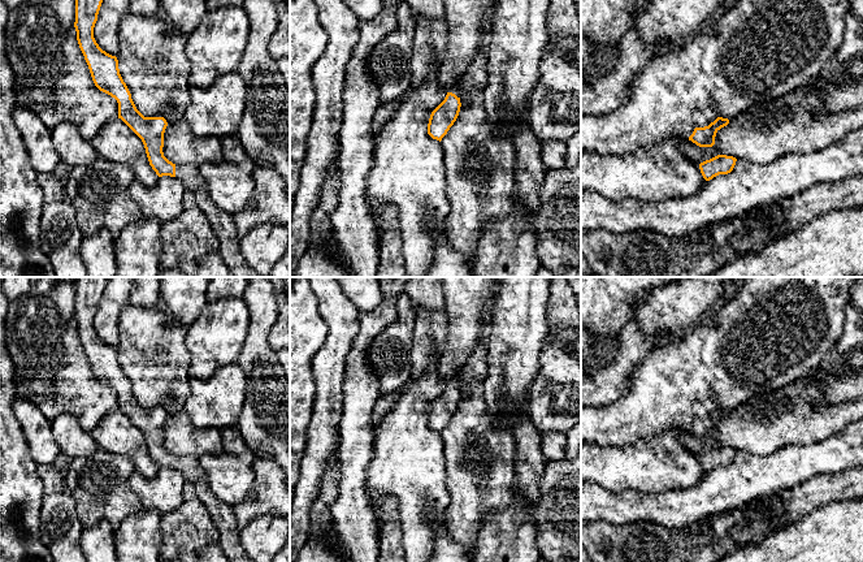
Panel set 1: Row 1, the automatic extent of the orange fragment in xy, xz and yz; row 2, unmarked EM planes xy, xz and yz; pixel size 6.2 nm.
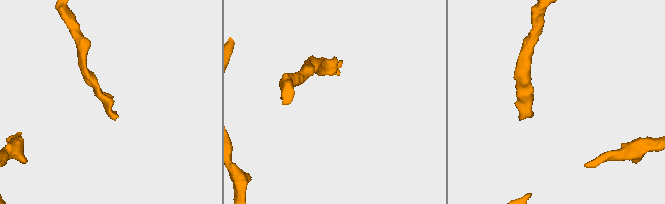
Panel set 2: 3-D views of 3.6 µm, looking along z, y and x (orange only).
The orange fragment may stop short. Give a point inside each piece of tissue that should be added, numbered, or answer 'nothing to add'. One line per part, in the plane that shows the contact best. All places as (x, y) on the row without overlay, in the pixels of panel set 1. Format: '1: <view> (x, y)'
1: xy (222, 515)

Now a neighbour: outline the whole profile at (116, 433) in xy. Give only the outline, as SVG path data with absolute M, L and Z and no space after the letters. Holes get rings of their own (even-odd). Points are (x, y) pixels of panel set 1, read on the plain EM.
M121 410L109 412L90 435L97 448L127 457L143 476L155 477L159 472L142 431Z

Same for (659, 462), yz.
M671 429L625 445L581 442L581 480L597 483L613 492L624 489L659 492L691 487L707 472L701 464L699 455L690 453L681 442L680 433L681 431Z

